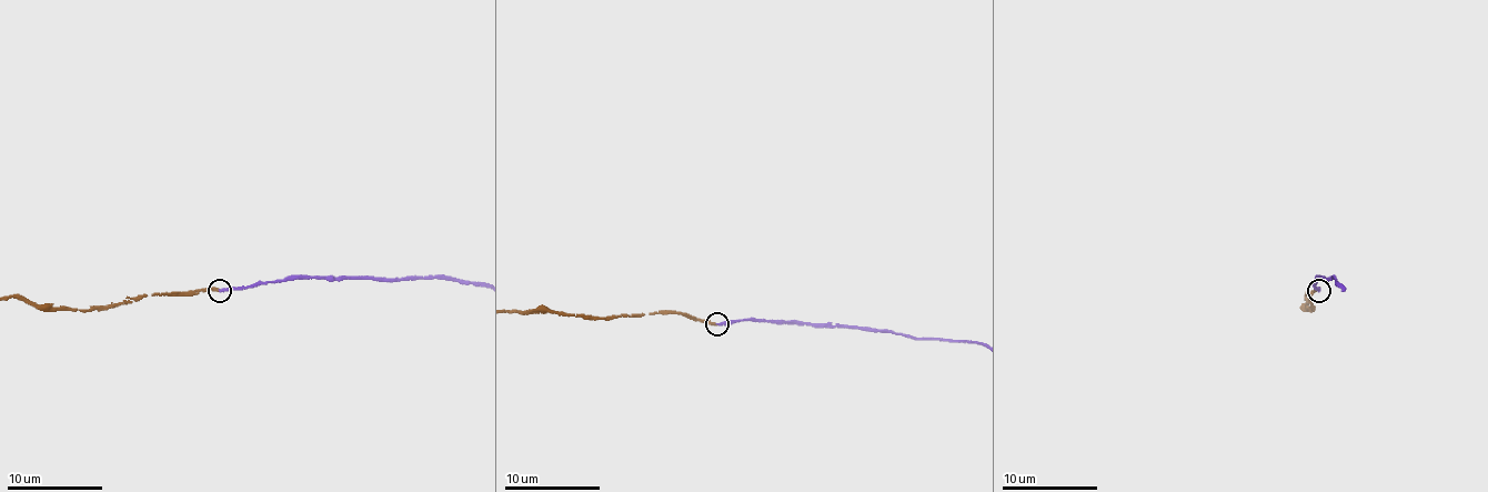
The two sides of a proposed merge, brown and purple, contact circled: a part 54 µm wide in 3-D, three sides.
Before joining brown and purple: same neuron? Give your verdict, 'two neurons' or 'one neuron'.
one neuron

